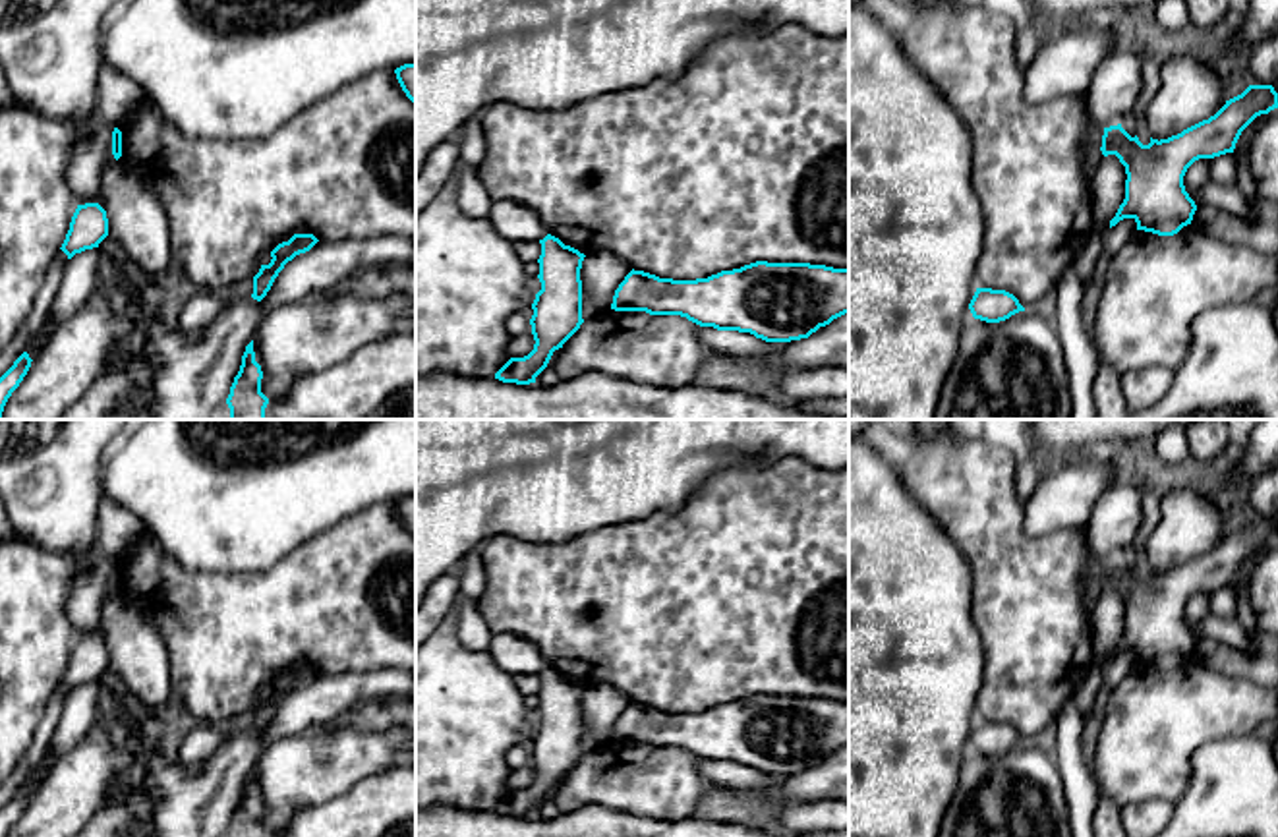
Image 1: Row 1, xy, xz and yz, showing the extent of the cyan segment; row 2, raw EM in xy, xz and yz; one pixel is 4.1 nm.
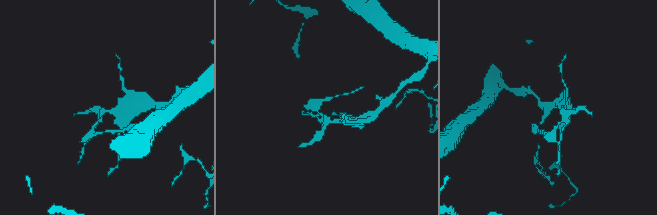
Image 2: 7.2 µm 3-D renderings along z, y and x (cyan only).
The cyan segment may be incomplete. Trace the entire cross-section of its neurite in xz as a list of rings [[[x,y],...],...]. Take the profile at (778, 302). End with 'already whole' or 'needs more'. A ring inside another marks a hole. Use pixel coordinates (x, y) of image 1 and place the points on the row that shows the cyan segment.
[[[756,261],[696,280],[632,269],[611,309],[681,315],[700,327],[791,342],[849,313],[849,269]]] | already whole

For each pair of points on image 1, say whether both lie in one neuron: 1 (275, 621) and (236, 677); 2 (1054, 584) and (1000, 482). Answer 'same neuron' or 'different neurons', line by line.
1: same neuron
2: same neuron

